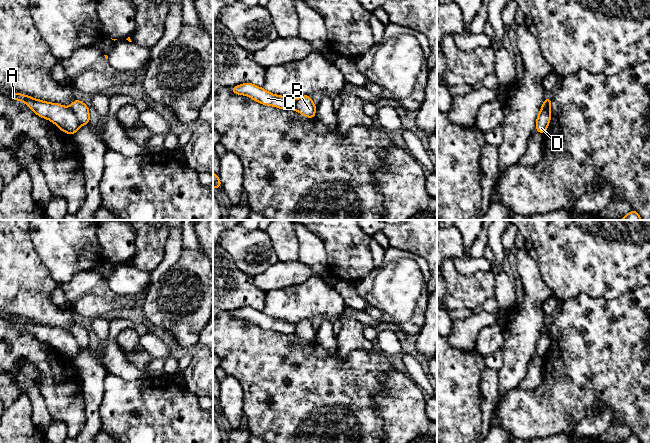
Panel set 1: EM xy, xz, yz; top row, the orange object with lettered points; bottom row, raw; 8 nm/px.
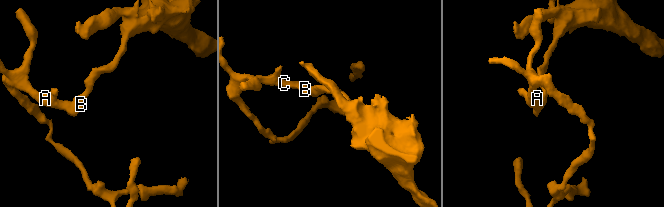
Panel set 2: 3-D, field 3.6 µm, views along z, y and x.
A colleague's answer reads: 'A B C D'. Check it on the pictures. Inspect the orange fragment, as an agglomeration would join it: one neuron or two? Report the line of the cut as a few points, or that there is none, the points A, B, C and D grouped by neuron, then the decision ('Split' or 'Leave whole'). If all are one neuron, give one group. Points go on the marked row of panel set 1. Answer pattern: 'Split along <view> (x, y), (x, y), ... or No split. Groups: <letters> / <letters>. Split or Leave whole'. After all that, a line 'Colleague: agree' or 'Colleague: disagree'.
Split along xy (69, 108), (81, 125). Groups: A C D / B. Split
Colleague: disagree

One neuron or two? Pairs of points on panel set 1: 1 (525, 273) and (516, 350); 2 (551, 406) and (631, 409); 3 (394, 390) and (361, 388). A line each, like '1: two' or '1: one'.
1: one
2: one
3: two

